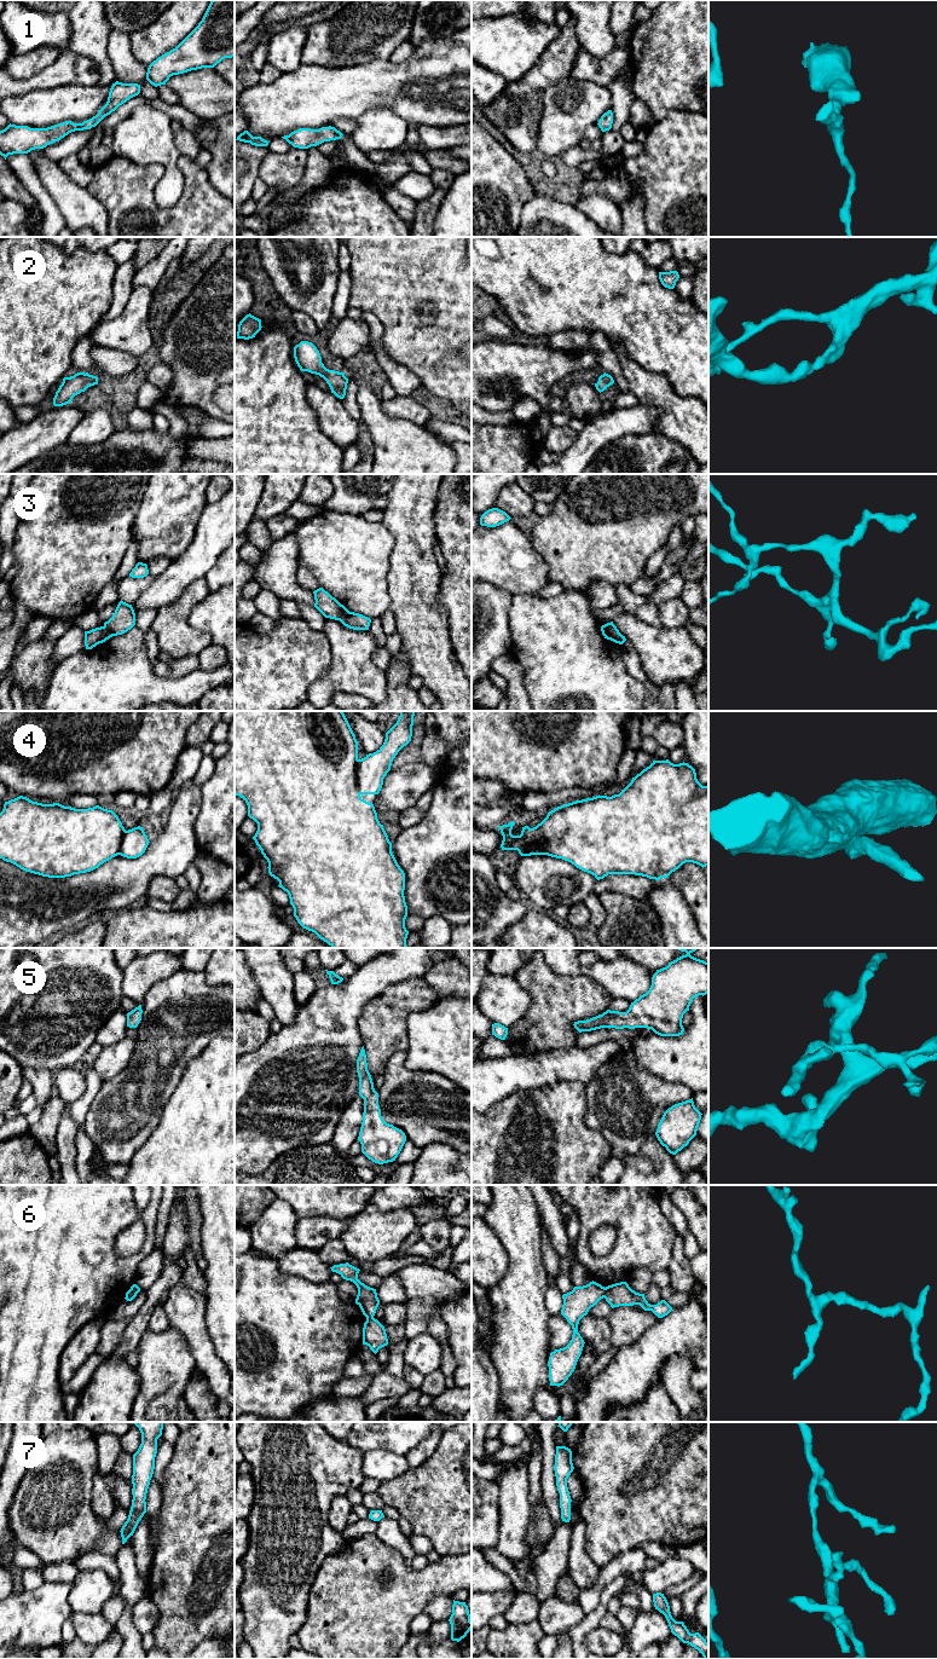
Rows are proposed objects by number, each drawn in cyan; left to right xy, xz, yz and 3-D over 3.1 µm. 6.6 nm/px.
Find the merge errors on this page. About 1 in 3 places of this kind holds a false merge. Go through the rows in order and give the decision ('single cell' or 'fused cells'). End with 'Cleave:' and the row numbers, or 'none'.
1: single cell
2: single cell
3: fused cells
4: single cell
5: single cell
6: fused cells
7: single cell
Cleave: 3, 6

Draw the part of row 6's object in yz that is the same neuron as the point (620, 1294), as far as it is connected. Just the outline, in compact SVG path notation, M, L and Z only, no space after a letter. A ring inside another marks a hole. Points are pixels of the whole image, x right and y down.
M626 1282L606 1287L605 1299L612 1308L640 1305L644 1311L652 1311L658 1318L663 1318L672 1311L672 1307L665 1300L661 1300L657 1305L650 1305L646 1300L644 1294L636 1293Z

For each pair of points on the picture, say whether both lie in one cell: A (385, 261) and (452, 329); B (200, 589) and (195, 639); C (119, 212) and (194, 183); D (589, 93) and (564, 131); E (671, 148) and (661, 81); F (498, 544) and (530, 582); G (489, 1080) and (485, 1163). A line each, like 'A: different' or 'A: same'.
A: same
B: same
C: same
D: same
E: different
F: same
G: different

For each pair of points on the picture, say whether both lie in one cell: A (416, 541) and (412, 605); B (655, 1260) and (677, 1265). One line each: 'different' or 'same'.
A: same
B: different

